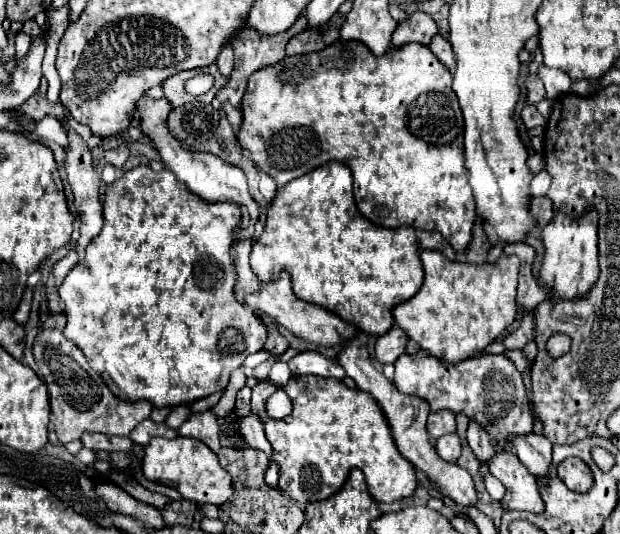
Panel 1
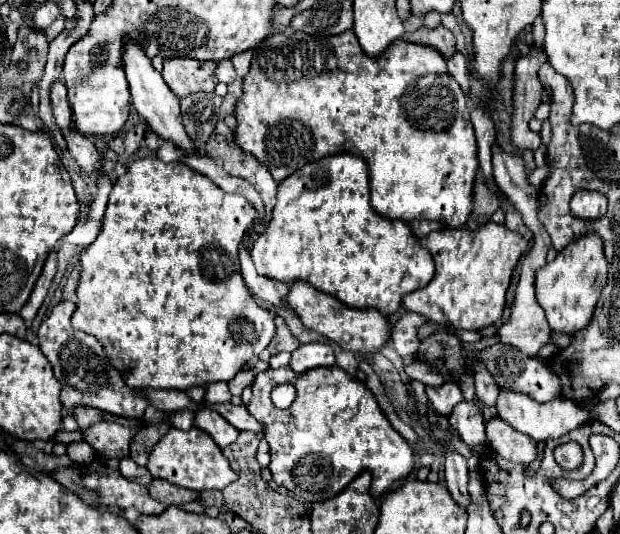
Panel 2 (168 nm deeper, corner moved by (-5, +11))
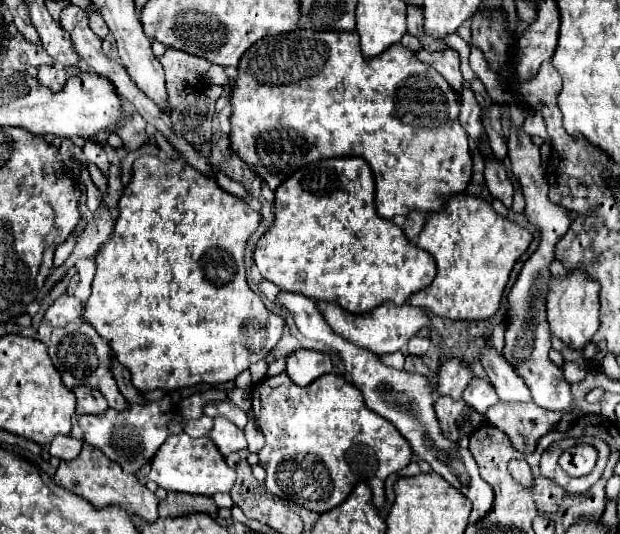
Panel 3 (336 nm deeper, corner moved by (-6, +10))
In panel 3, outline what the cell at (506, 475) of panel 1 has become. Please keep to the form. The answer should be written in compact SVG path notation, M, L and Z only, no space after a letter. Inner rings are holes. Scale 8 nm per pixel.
M497 402L487 410L487 422L501 428L517 450L531 454L535 450L537 438L551 432L559 420L559 412L549 412L535 402Z

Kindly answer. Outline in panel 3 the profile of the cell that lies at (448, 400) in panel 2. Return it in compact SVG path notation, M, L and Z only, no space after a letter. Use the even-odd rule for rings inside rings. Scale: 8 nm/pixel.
M447 358L439 368L437 380L437 394L447 394L453 400L459 400L465 386L473 378L473 370L461 358Z

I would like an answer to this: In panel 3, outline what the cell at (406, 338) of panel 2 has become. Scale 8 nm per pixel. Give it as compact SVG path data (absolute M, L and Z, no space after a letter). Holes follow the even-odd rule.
M413 336L409 340L409 354L411 356L423 356L429 348L429 340L427 338L419 338L419 336Z

